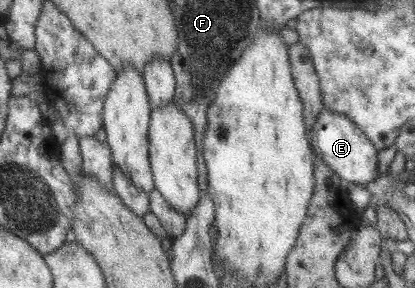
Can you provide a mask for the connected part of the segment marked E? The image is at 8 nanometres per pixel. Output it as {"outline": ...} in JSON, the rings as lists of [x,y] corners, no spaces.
{"outline":[[[323,107],[309,129],[314,152],[320,160],[341,179],[345,185],[355,184],[364,187],[375,181],[377,172],[377,149],[369,142],[363,131],[341,113],[333,113]]]}

